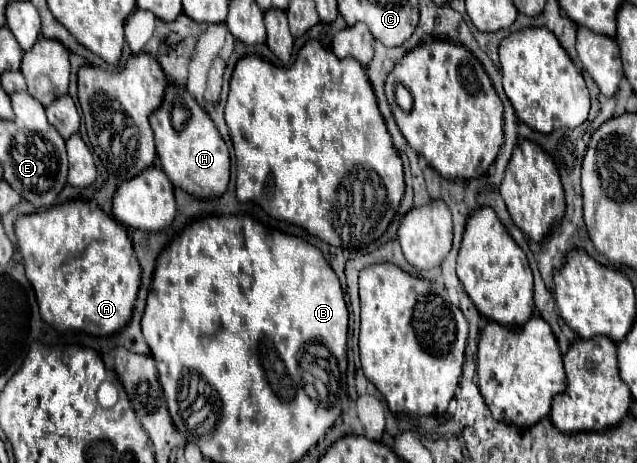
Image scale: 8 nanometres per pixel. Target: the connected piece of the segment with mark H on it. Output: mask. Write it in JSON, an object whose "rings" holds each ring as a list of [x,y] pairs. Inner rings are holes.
{"rings":[[[168,82],[160,108],[150,114],[156,152],[164,172],[176,188],[198,198],[220,196],[230,182],[230,152],[206,110],[192,98],[186,86]]]}

